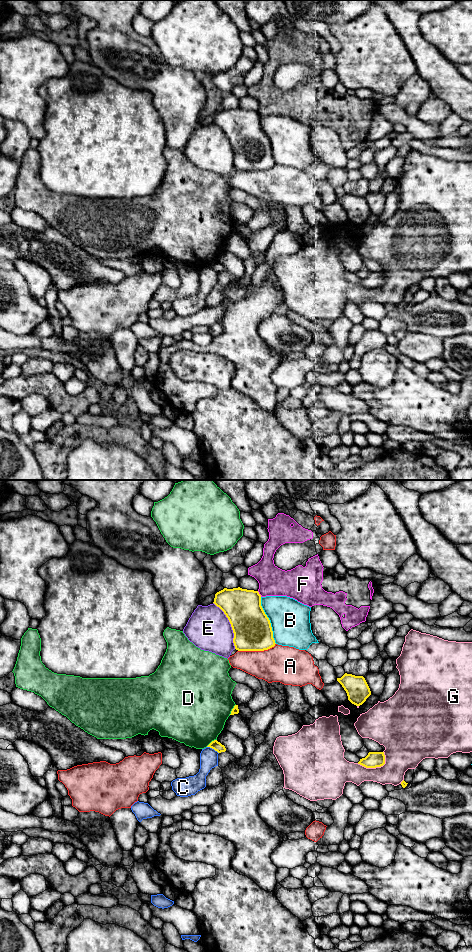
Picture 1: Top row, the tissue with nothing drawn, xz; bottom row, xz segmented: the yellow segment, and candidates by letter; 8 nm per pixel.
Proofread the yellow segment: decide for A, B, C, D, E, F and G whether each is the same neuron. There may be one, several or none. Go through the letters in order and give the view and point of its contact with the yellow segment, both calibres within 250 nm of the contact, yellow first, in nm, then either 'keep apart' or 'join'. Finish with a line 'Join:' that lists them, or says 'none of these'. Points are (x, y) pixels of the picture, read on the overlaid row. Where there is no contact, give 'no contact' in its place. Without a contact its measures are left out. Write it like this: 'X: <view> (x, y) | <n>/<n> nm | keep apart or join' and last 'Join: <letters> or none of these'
A: xz (257, 650) | 300/300 nm | keep apart
B: xz (269, 620) | 300/320 nm | keep apart
C: xz (213, 748) | 80/140 nm | keep apart
D: xz (212, 741) | 80/480 nm | keep apart
E: xz (231, 625) | 300/340 nm | keep apart
F: xz (259, 594) | 300/240 nm | keep apart
G: xz (376, 766) | 130/300 nm | keep apart
Join: none of these

